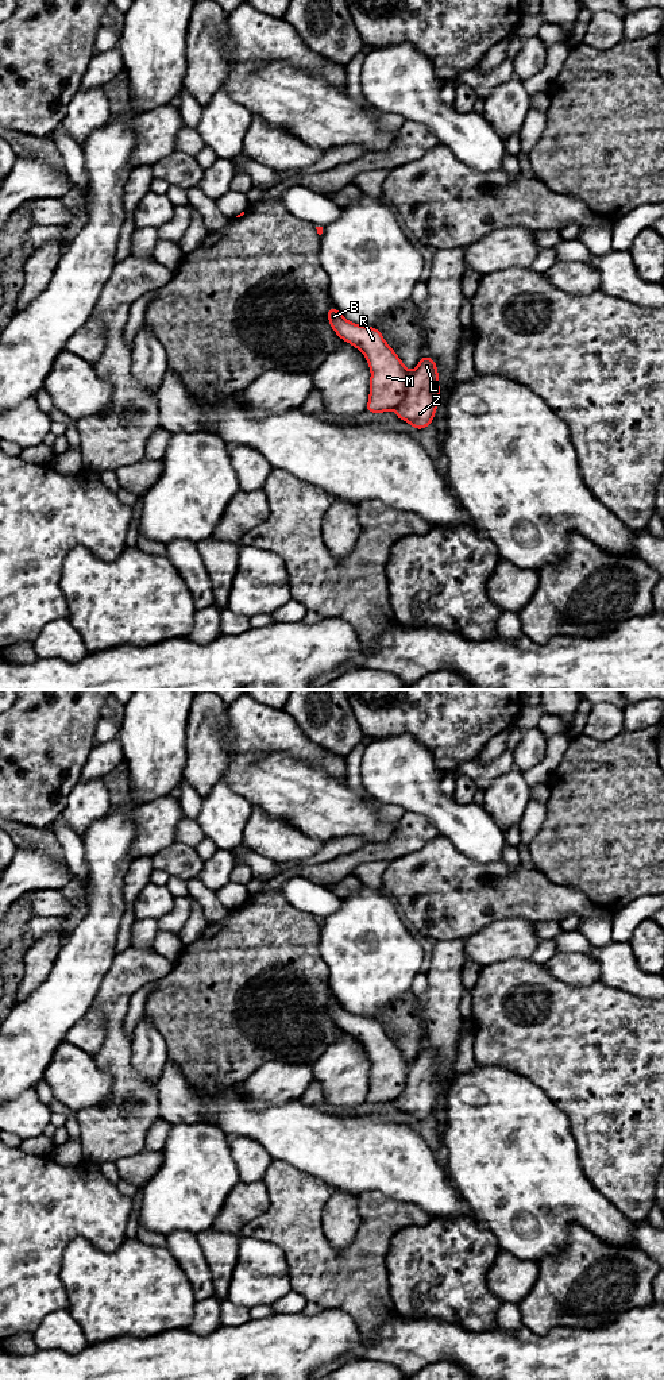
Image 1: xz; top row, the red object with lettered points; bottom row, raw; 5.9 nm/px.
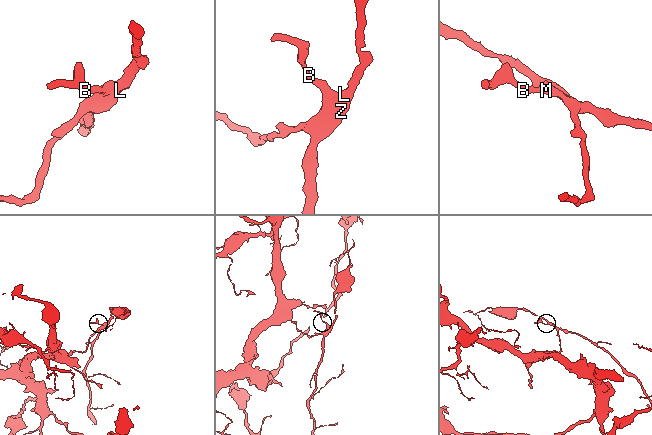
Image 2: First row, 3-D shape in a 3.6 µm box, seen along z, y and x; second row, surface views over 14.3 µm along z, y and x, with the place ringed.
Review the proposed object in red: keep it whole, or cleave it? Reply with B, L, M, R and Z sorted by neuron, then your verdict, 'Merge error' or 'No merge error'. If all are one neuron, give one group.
Groups: B M R / L Z. Merge error

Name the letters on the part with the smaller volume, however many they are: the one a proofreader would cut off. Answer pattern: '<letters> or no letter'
L, Z

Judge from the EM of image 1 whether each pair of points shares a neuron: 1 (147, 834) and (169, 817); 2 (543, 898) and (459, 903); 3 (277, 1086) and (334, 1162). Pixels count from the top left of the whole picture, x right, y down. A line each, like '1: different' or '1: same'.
1: same
2: same
3: different

